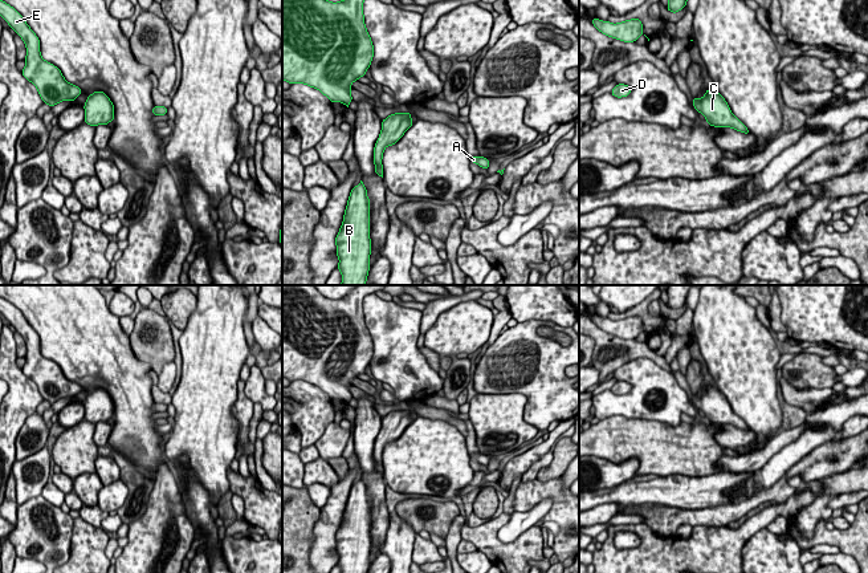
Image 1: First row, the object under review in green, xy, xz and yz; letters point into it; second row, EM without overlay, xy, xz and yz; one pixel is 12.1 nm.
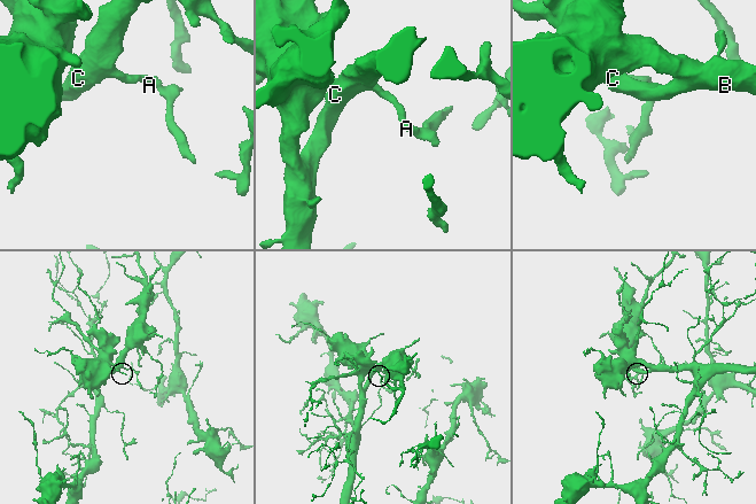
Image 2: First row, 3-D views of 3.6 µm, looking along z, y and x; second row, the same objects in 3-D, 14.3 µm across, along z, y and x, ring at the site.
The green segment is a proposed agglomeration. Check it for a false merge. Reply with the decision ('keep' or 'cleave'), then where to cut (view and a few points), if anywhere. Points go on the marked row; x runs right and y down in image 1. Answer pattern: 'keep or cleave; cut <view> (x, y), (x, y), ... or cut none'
keep; cut none

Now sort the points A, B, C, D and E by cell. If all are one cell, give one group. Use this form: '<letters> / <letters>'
A B C D E

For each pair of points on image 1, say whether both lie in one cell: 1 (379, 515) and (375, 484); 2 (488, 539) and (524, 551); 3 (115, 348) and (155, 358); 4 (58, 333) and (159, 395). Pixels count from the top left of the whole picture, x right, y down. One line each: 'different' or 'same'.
1: same
2: same
3: different
4: different

